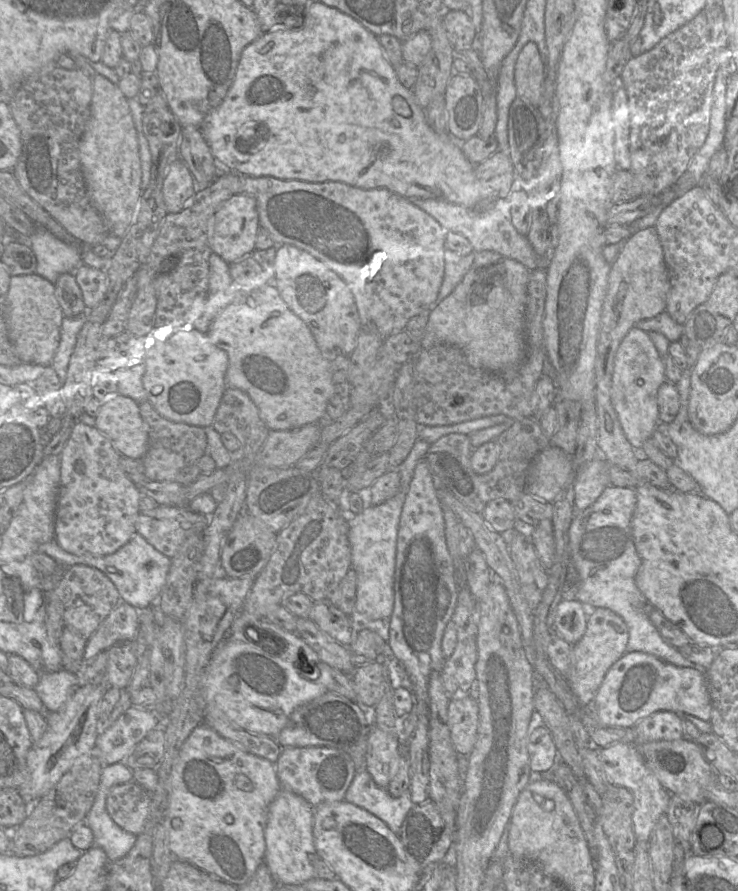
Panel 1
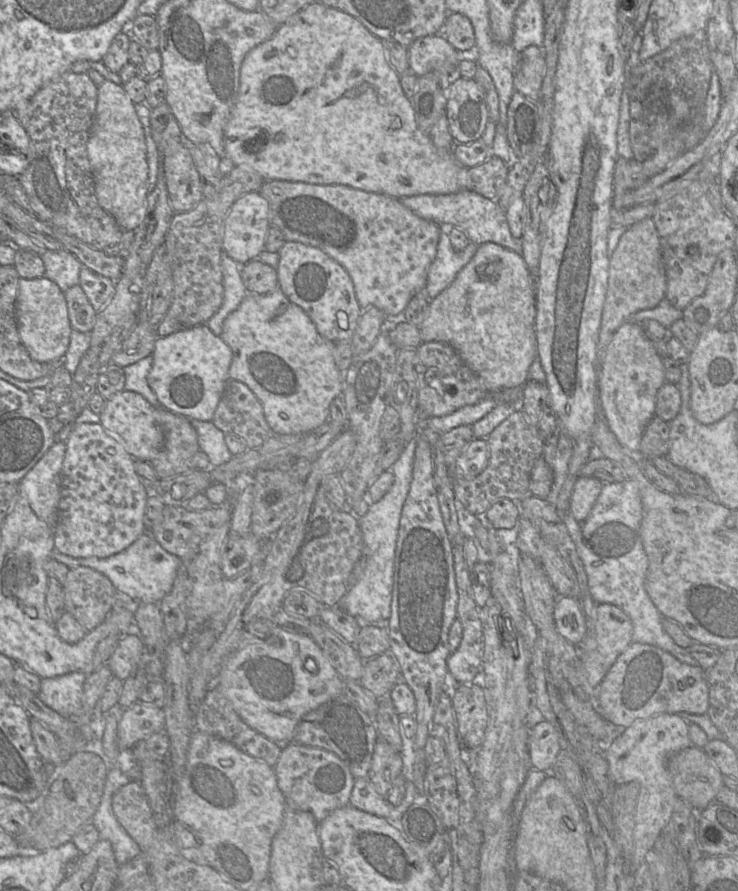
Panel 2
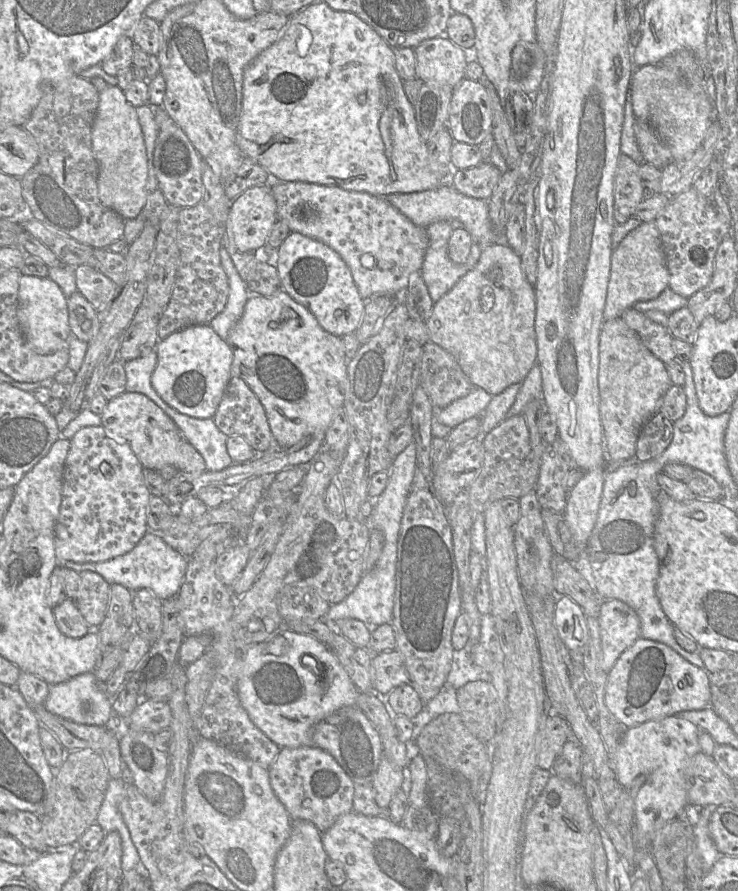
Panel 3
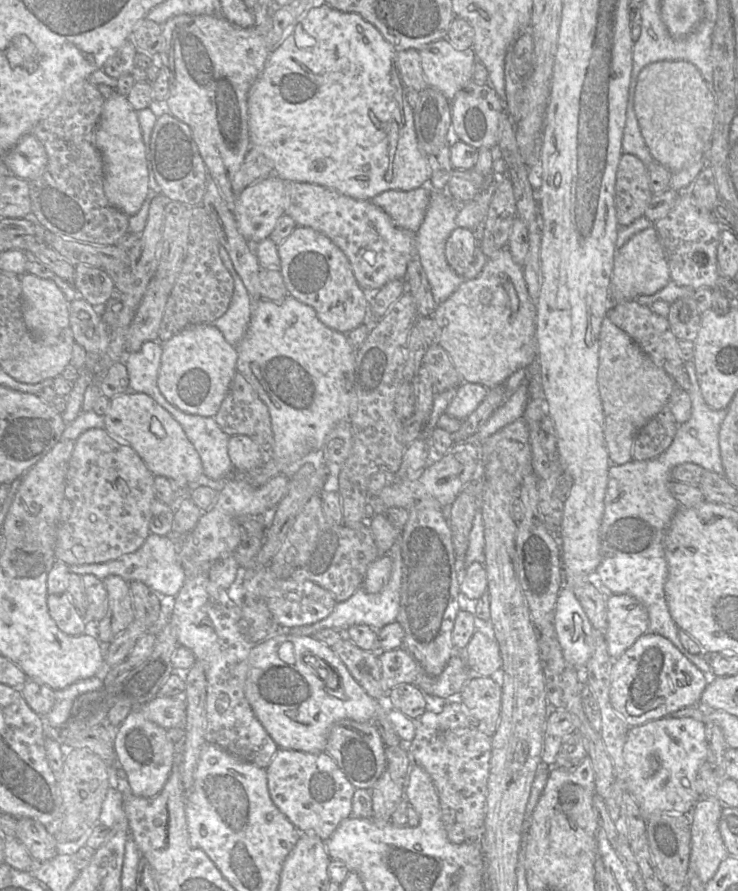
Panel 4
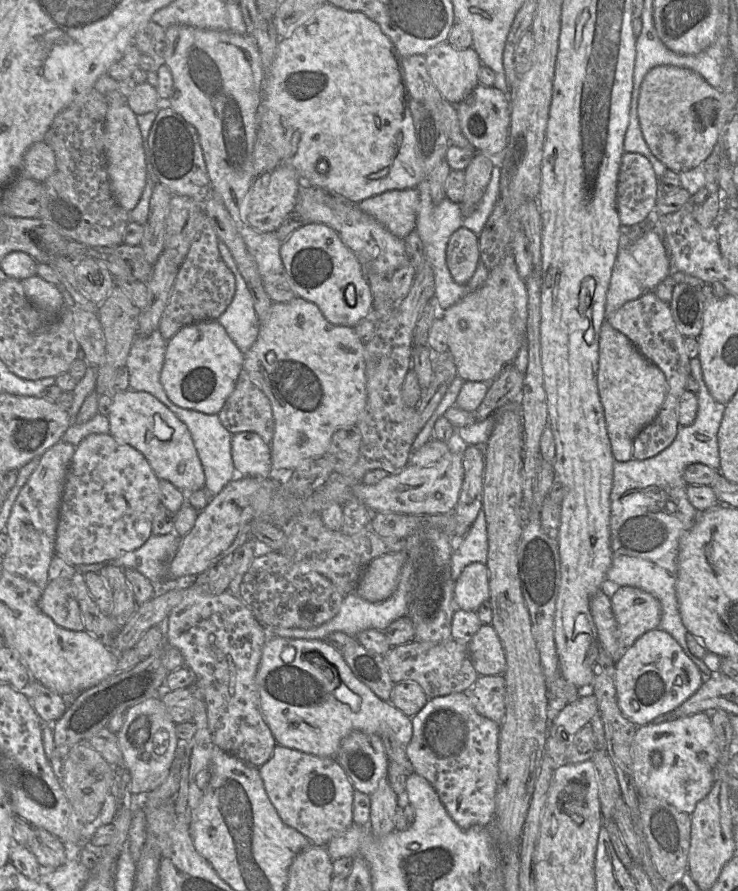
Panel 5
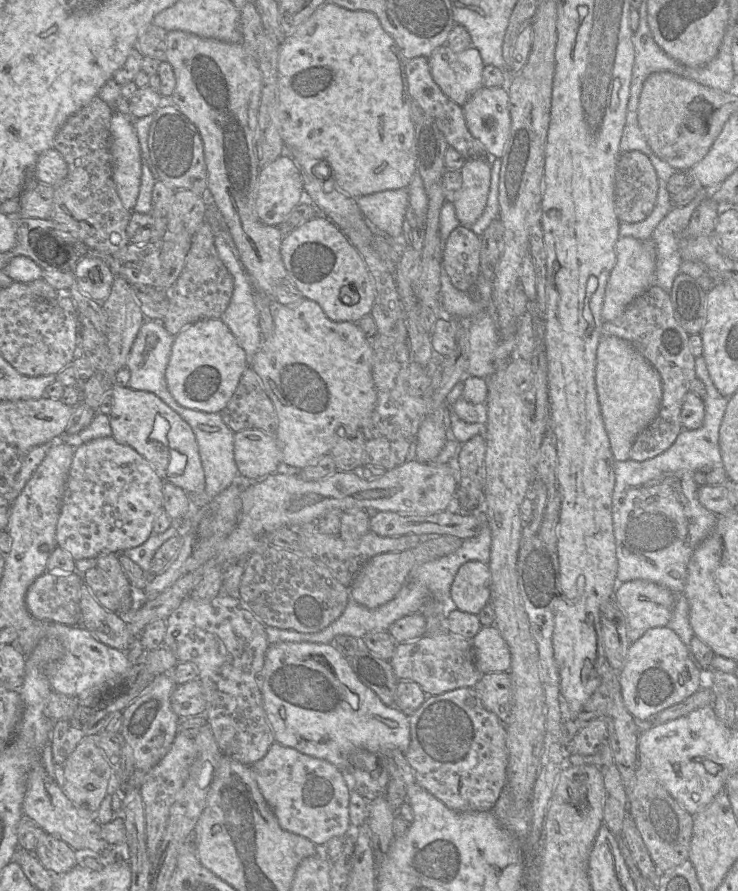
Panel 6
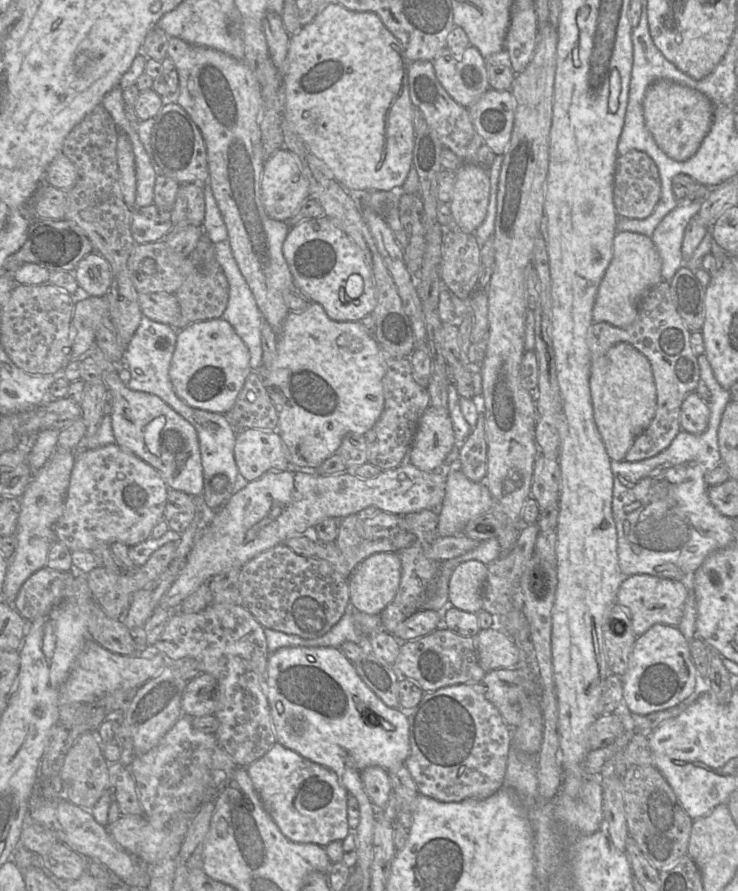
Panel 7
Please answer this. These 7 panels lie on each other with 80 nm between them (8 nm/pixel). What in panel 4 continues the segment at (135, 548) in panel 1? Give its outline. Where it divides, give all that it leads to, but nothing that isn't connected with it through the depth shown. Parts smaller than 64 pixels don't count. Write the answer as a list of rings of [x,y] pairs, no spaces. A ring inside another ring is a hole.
[[[150,532],[145,542],[135,552],[124,554],[104,563],[71,565],[69,568],[73,573],[93,574],[102,580],[110,575],[118,575],[127,582],[141,581],[163,598],[173,599],[187,578],[179,559],[178,547],[179,544],[173,536],[160,536]]]

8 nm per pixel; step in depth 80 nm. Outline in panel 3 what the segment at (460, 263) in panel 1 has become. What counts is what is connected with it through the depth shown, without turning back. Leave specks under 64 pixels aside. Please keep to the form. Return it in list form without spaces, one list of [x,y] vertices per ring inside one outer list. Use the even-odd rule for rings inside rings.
[[[437,221],[425,228],[428,235],[428,247],[420,271],[434,303],[450,291],[459,279],[477,264],[483,248],[481,244],[473,242],[467,261],[463,264],[453,263],[447,253],[448,242],[453,228],[454,223],[450,221]]]

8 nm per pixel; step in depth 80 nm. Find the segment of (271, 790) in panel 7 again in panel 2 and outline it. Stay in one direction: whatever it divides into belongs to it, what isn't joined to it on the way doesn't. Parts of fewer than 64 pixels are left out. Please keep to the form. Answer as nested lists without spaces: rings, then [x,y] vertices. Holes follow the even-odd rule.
[[[290,743],[281,749],[273,767],[277,785],[286,800],[286,808],[310,812],[317,823],[336,809],[349,804],[355,778],[347,765],[334,753],[324,749]]]

